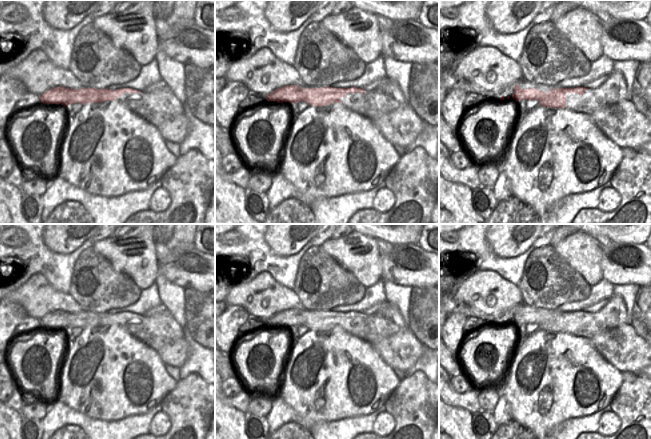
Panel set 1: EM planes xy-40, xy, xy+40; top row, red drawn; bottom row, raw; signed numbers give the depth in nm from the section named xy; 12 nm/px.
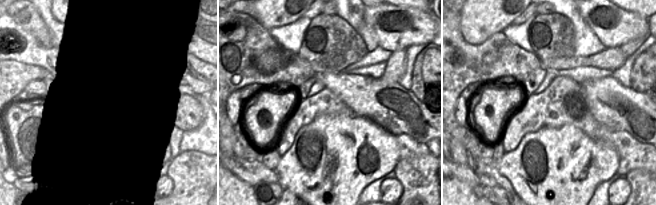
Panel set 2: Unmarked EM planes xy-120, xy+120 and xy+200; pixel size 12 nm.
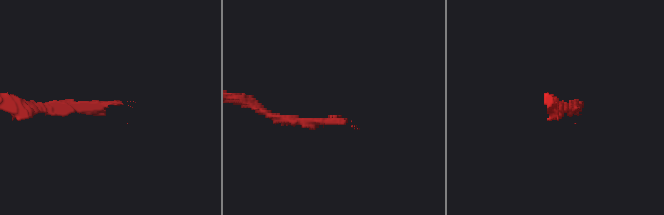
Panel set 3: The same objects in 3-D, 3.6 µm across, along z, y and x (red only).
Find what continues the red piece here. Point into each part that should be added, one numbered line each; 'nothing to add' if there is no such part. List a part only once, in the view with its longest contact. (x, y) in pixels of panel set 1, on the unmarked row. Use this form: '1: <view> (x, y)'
1: xy+40 (523, 308)

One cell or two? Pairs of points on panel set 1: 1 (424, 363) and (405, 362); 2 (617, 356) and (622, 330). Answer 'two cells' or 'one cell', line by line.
1: two cells
2: one cell

